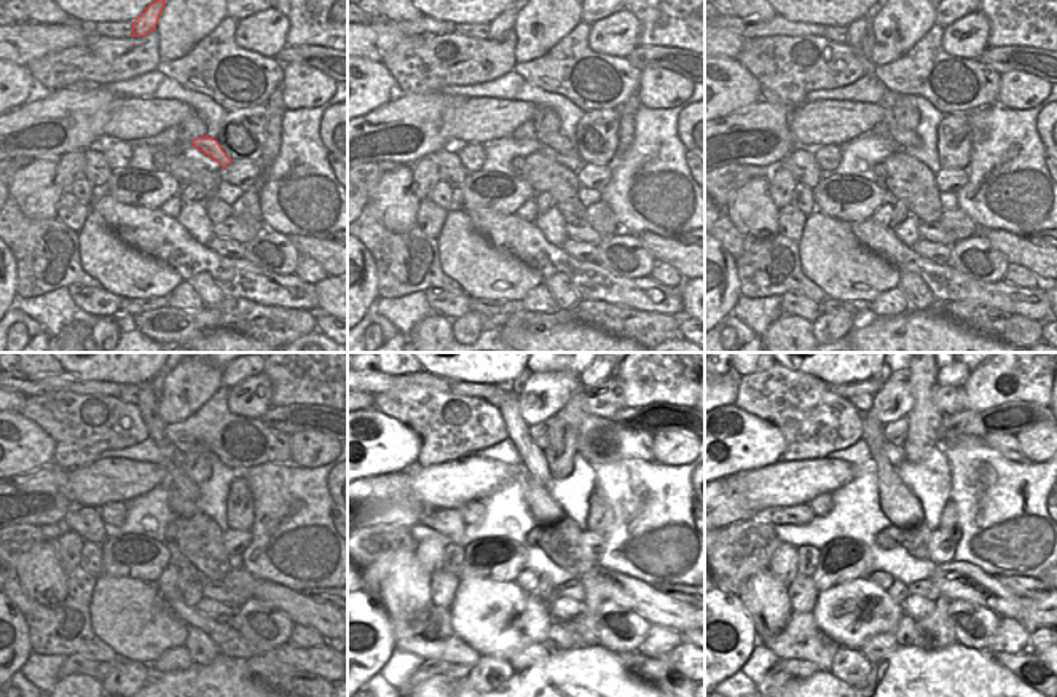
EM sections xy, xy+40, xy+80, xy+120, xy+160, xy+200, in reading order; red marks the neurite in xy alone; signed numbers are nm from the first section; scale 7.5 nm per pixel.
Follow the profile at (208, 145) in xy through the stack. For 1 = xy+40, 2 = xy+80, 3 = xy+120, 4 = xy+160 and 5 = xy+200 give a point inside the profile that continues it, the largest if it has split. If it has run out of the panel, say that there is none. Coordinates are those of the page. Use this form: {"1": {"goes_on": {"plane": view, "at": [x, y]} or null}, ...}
{"1": {"goes_on": {"plane": "xy+40", "at": [555, 141]}}, "2": {"goes_on": {"plane": "xy+80", "at": [901, 136]}}, "3": {"goes_on": {"plane": "xy+120", "at": [149, 402]}}, "4": {"goes_on": {"plane": "xy+160", "at": [531, 458]}}, "5": {"goes_on": {"plane": "xy+200", "at": [882, 455]}}}

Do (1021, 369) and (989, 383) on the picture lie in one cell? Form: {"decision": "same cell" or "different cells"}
{"decision": "same cell"}

